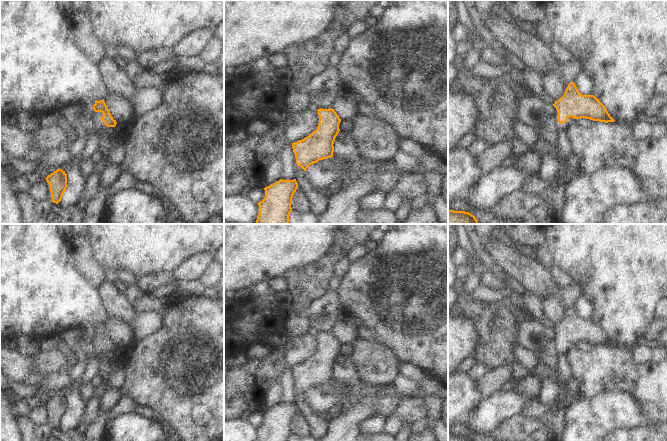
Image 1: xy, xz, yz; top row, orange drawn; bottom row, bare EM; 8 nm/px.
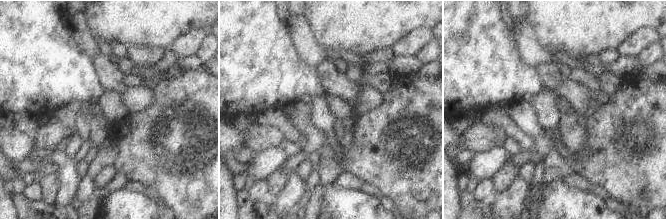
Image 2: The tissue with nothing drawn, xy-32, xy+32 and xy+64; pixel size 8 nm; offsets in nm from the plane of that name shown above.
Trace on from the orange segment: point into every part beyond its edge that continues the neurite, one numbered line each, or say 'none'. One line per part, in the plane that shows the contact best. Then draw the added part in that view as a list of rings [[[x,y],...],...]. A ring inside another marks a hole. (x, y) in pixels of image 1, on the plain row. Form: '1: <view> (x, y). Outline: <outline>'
none

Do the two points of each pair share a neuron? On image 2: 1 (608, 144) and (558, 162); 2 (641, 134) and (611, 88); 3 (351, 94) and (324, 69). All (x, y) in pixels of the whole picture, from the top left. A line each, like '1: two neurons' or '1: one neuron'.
1: two neurons
2: two neurons
3: one neuron

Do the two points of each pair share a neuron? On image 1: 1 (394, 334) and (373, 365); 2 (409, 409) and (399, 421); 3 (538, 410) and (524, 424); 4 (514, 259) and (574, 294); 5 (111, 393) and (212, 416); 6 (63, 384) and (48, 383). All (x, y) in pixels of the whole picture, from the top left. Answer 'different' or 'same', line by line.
1: different
2: same
3: different
4: same
5: different
6: same

